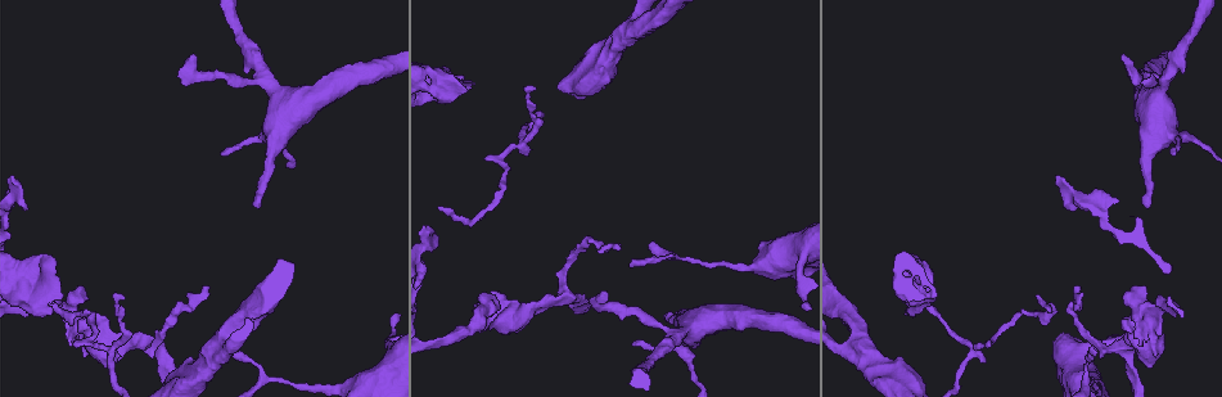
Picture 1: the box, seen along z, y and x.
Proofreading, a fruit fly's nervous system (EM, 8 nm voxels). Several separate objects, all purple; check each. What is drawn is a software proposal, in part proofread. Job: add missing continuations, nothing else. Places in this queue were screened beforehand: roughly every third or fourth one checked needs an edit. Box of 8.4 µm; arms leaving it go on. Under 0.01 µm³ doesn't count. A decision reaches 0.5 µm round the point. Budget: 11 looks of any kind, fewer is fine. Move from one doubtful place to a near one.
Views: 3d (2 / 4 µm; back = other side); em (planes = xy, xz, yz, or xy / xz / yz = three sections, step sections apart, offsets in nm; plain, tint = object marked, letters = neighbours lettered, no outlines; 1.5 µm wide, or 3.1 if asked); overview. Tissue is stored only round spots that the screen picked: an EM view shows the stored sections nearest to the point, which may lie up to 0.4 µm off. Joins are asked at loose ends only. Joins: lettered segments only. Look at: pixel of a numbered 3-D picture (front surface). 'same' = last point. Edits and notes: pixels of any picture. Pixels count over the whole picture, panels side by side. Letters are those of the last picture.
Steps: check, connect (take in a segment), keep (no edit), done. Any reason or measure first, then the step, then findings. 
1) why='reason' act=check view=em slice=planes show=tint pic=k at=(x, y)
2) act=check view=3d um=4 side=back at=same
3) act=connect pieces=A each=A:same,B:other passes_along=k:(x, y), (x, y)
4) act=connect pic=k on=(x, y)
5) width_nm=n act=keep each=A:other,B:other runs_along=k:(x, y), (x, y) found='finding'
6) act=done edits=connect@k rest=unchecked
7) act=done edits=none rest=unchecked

act=check view=em slice=yz step=4 show=tint pic=1 at=(1135, 335)

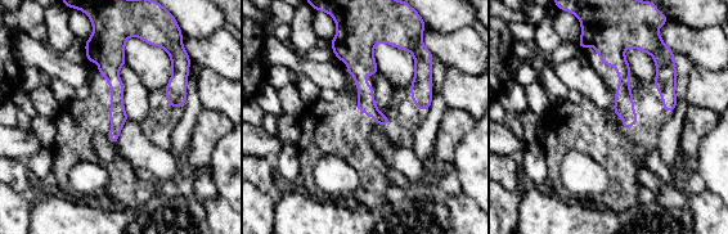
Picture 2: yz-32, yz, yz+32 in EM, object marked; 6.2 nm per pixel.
why='cut it another way' act=check view=em slice=planes show=letters at=same

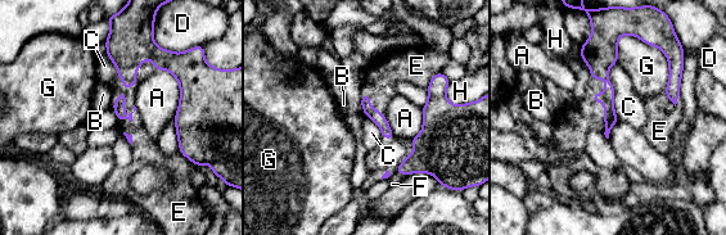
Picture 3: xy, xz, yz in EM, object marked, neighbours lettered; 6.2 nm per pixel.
act=connect pieces=E each=A:other,B:other,C:other,D:other,E:same,F:other,G:other,H:other found='it goes on there'

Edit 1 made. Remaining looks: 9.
why='see it whole again' act=check view=overview

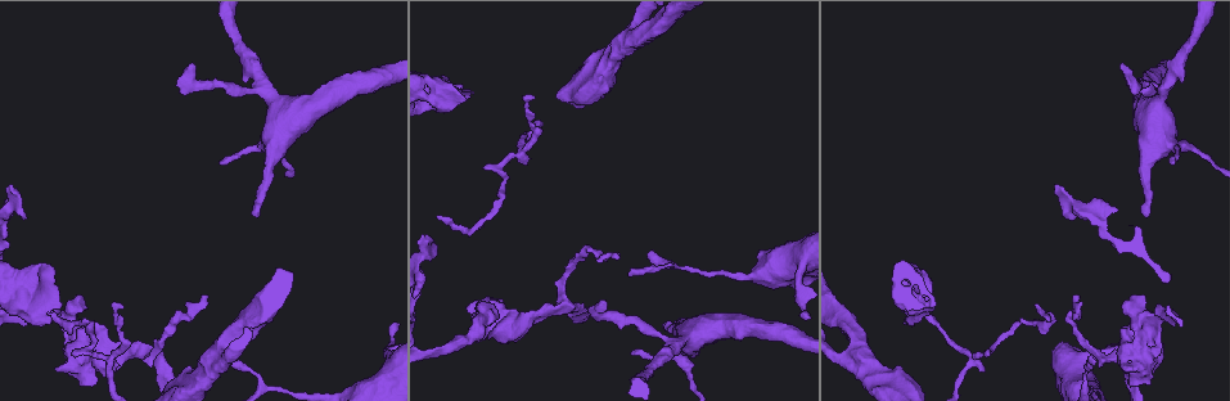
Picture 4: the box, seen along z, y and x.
why='tapers out' act=check view=em slice=planes show=letters pic=4 at=(526, 100)

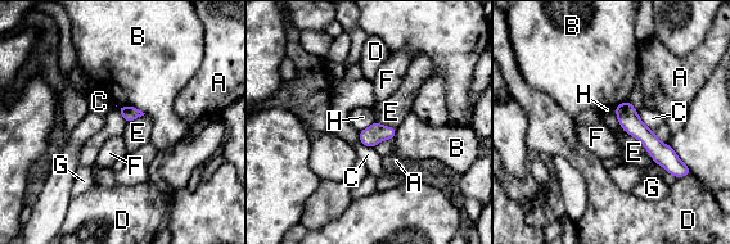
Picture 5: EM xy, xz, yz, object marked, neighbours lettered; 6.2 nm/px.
act=keep each=A:other,B:other,C:other,D:other,E:other,F:other,G:other,H:other found='no lettered segment goes on from it'

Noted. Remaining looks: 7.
why='tapers out' act=check view=em slice=yz step=8 show=letters pic=4 at=(1169, 161)

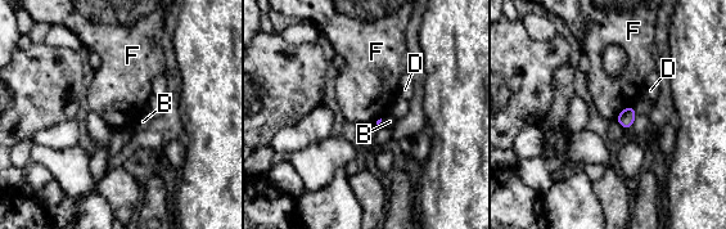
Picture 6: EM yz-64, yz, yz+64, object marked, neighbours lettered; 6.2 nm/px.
act=keep each=B:other,D:other,F:other border=6:(631, 104), (614, 119) found='no lettered segment goes on from it'

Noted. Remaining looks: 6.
act=done edits=connect@3 rest=unchecked

